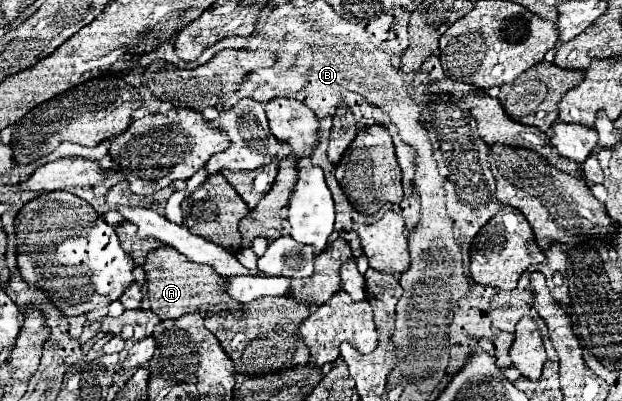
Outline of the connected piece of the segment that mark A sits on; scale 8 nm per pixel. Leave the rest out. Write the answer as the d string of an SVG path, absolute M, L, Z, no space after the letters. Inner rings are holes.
M164 245L152 253L148 253L146 263L142 265L148 277L148 297L150 297L150 307L160 319L178 319L184 313L196 313L196 311L230 311L234 317L242 317L242 305L228 297L224 293L224 279L212 271L208 265L196 265L188 261L182 253L176 249ZM212 307L212 309L206 309Z

